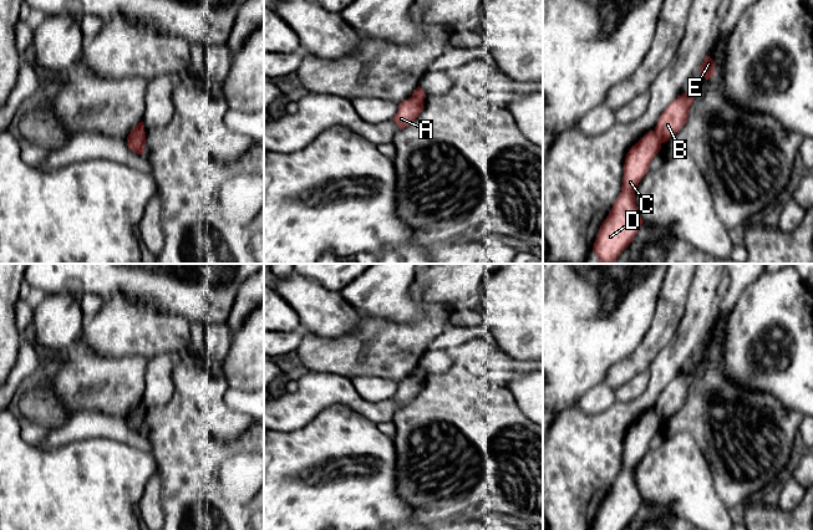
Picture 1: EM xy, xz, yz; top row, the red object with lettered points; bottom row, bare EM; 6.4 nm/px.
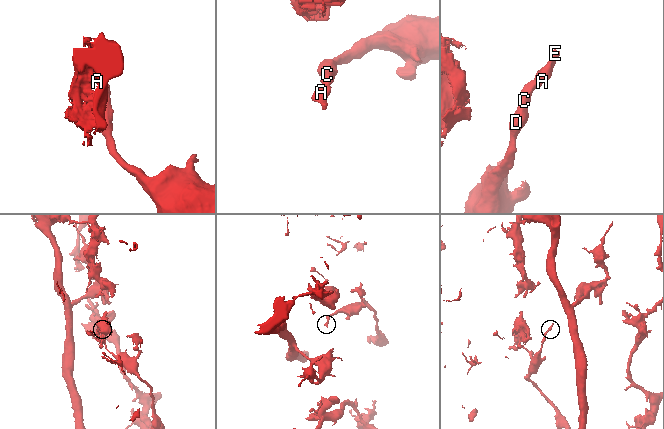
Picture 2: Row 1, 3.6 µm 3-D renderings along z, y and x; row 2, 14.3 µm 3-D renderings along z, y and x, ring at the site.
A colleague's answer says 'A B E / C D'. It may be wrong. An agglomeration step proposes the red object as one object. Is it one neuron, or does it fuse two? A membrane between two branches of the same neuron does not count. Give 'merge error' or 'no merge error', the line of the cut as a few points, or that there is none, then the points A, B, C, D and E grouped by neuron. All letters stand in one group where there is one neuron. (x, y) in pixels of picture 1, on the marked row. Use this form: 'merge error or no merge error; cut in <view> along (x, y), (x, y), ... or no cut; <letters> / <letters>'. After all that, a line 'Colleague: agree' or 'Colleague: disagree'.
merge error; cut in xy along (143, 131), (127, 139); A B E / C D
Colleague: agree

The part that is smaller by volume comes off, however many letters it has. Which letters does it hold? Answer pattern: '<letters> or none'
A, B, E

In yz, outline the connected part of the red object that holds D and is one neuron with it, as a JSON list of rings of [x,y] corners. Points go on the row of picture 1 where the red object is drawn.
[[[655,131],[647,132],[629,149],[624,164],[621,193],[600,226],[593,246],[600,264],[614,264],[640,230],[644,219],[637,212],[635,190],[650,170],[650,163],[660,149],[661,141]]]

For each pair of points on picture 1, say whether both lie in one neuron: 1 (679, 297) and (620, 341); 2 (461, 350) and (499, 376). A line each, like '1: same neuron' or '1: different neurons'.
1: different neurons
2: same neuron

